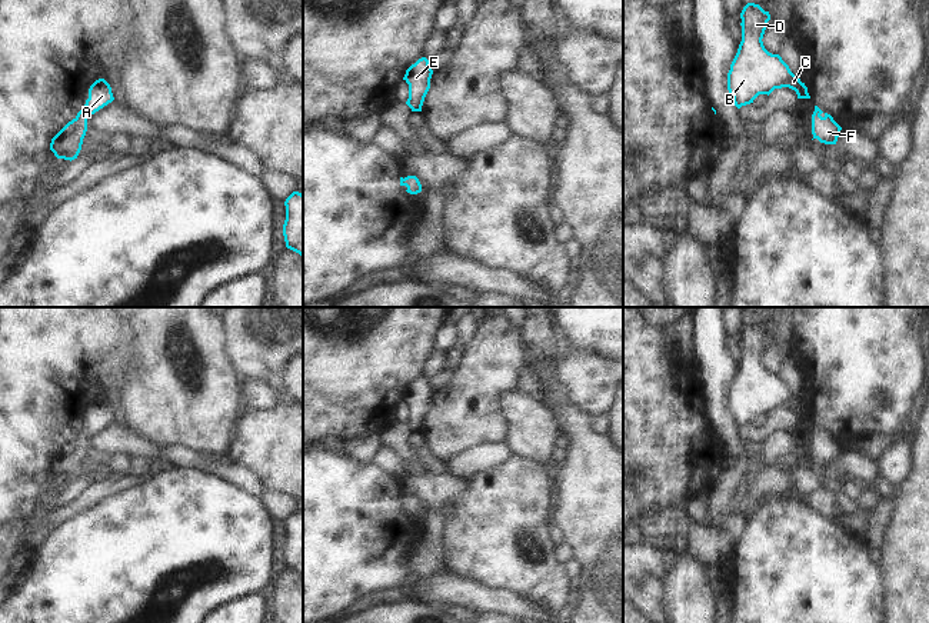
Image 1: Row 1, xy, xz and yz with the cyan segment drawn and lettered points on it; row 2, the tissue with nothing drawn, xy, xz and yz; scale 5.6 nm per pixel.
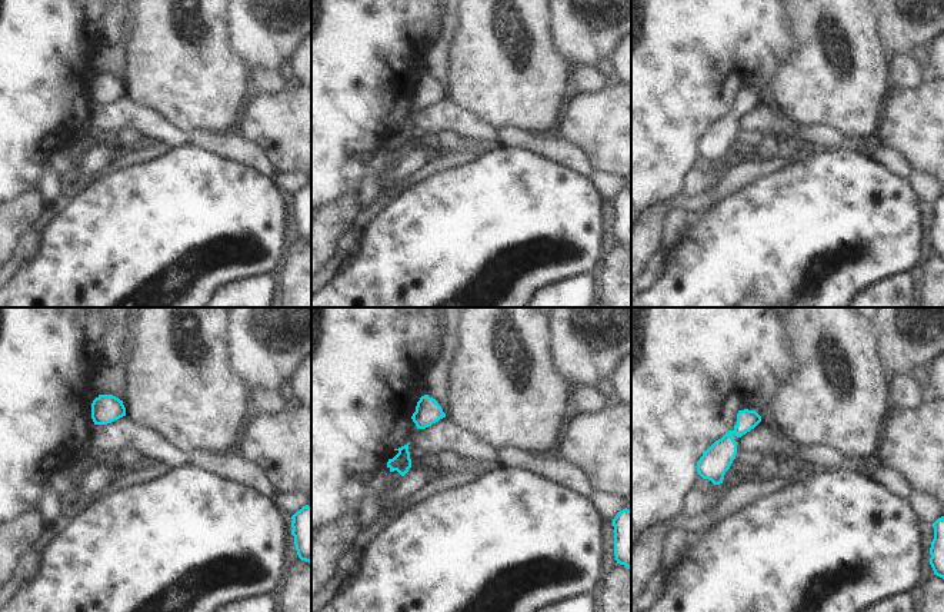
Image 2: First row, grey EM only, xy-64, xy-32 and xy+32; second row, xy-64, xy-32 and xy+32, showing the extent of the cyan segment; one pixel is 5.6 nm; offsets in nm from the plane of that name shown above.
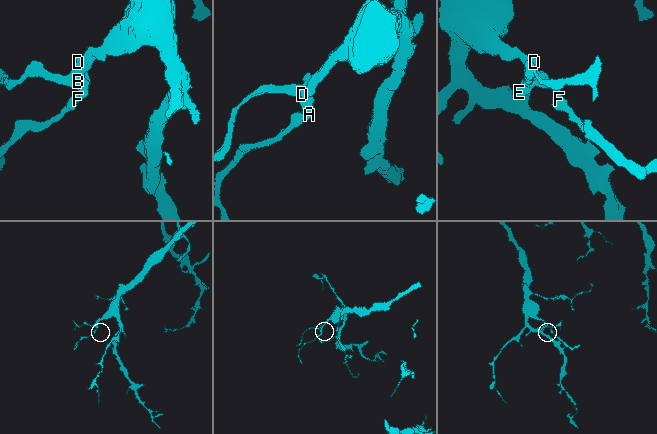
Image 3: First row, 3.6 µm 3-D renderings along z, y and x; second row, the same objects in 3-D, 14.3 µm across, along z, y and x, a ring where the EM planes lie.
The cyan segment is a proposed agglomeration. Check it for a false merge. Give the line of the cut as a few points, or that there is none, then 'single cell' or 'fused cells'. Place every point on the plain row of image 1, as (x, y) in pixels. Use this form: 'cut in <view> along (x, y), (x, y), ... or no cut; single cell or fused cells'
no cut; single cell

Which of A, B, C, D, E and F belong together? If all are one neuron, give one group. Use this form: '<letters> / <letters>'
A B C D E F

